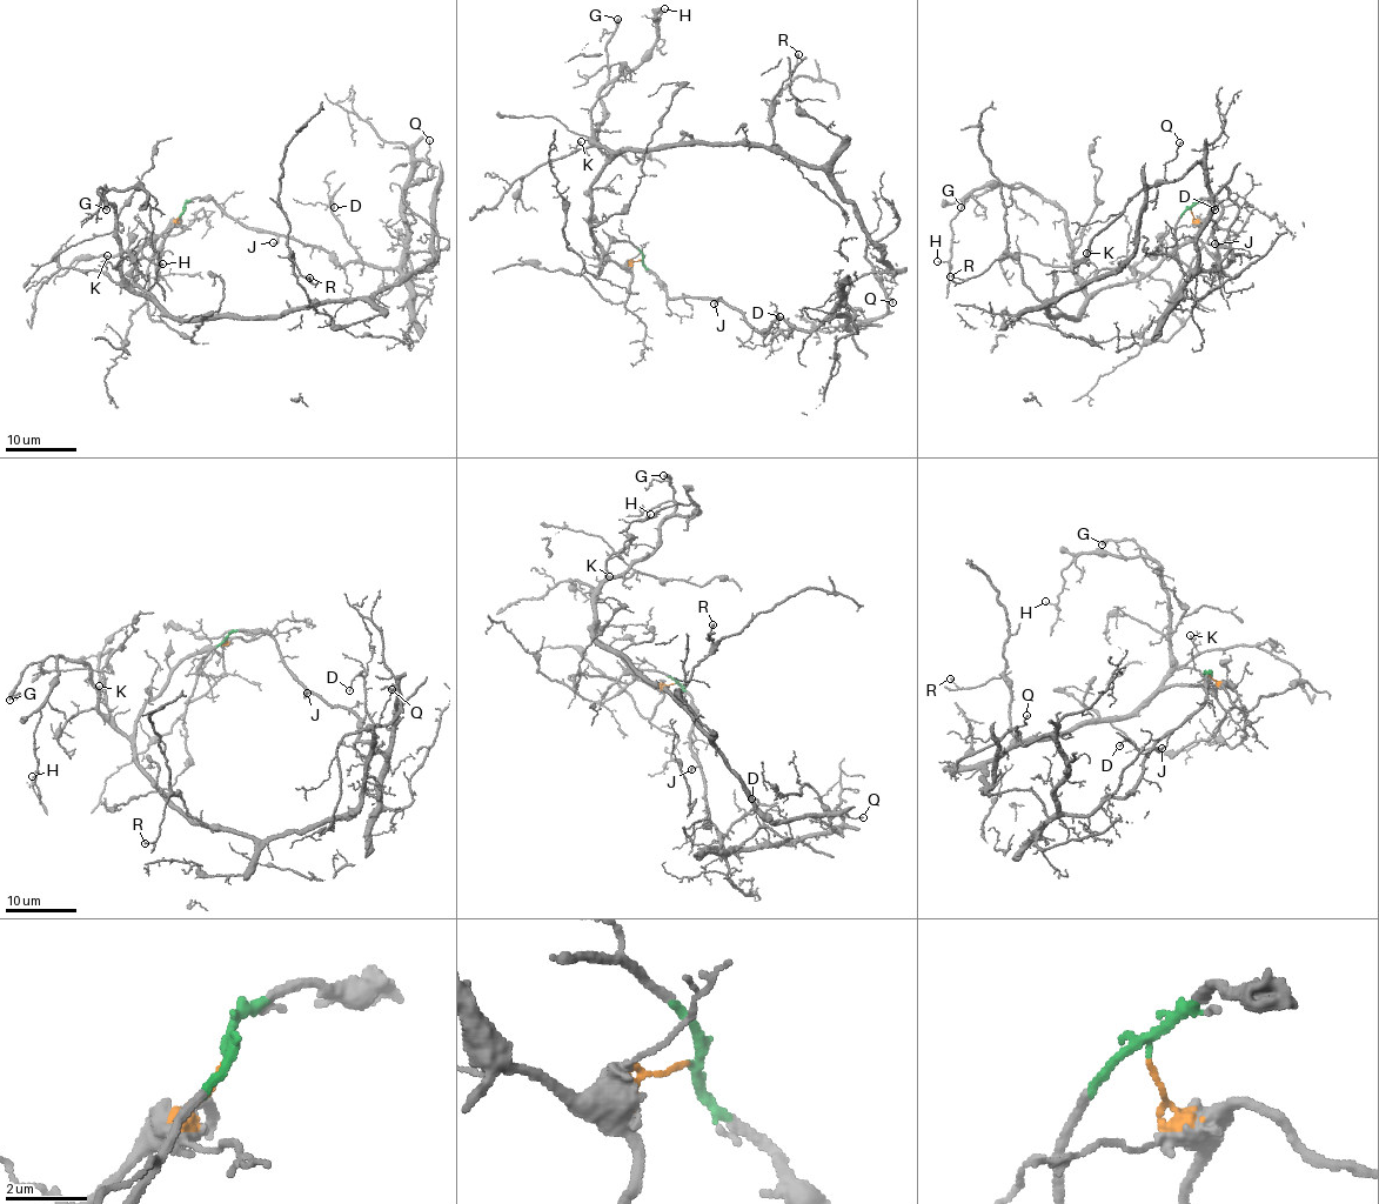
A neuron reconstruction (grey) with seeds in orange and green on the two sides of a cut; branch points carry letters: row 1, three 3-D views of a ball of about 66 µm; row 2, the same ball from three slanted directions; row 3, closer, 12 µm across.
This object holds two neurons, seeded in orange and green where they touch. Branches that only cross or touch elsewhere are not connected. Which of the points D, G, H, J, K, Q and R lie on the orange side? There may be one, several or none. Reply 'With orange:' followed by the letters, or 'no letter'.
With orange: G, H, K, R

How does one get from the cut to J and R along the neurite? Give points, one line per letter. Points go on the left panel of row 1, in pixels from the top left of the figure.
J: (183, 209), (195, 198), (207, 196), (249, 227), (273, 231), (278, 240), (274, 242)
R: (183, 212), (138, 252), (134, 267), (133, 280), (172, 316), (282, 316), (307, 306), (289, 256), (309, 276)

